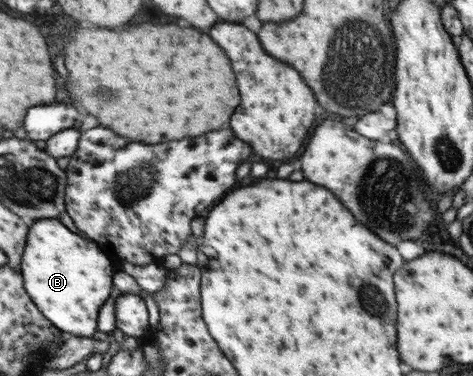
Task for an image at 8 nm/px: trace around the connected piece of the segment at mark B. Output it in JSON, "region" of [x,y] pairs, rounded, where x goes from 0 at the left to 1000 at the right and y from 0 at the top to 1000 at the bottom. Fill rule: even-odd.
{"region":[[[127,580],[85,582],[63,604],[49,710],[61,785],[131,883],[195,899],[209,875],[209,827],[239,774],[245,699],[235,699],[209,649],[142,609]]]}

